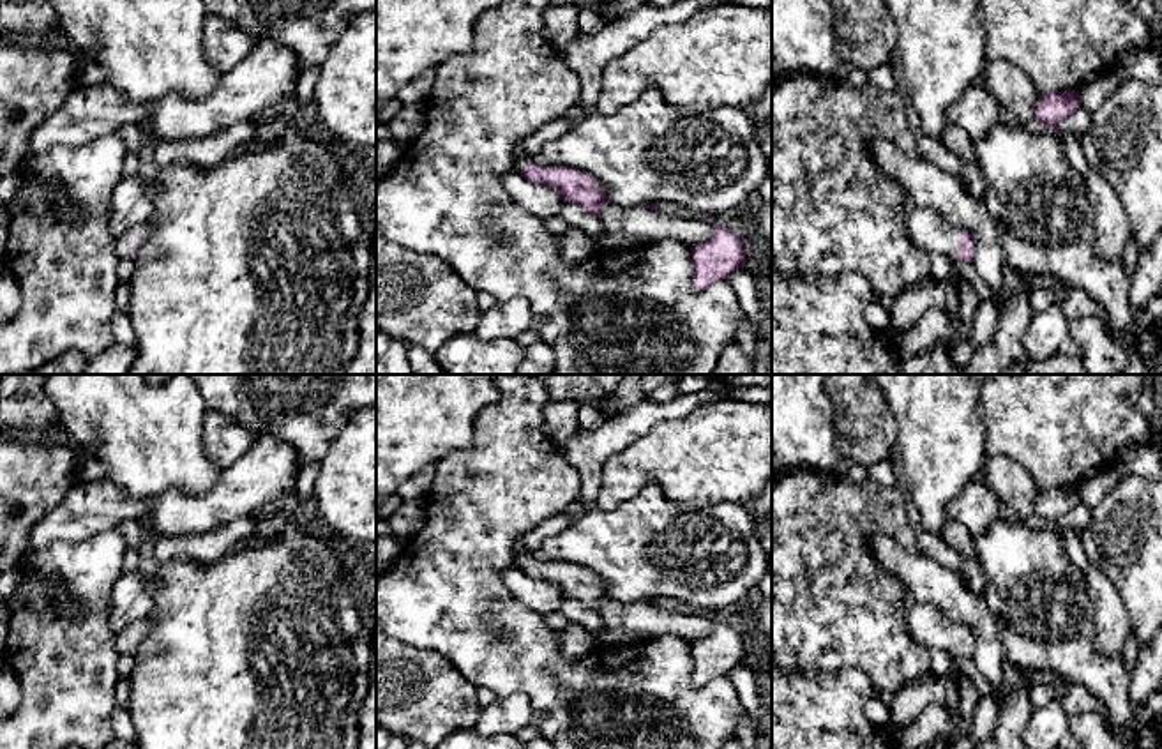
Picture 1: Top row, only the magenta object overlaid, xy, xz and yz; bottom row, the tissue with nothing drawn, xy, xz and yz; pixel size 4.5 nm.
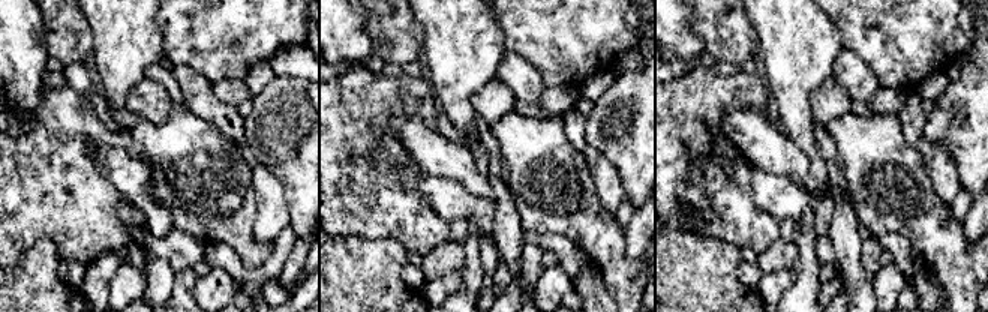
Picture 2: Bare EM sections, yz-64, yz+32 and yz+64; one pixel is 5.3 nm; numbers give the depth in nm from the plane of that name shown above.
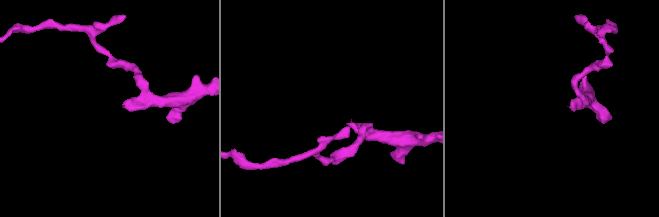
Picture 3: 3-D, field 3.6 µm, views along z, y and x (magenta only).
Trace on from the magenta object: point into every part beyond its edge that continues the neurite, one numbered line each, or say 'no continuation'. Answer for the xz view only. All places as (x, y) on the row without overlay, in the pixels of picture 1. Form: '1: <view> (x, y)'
1: xz (520, 555)

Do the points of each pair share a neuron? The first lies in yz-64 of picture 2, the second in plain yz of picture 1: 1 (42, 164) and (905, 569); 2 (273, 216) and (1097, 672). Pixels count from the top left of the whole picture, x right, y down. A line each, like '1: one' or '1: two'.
1: two
2: two

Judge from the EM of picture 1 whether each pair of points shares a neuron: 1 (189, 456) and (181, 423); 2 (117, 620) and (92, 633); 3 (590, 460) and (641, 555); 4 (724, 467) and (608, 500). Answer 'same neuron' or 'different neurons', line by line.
1: same neuron
2: different neurons
3: different neurons
4: same neuron

